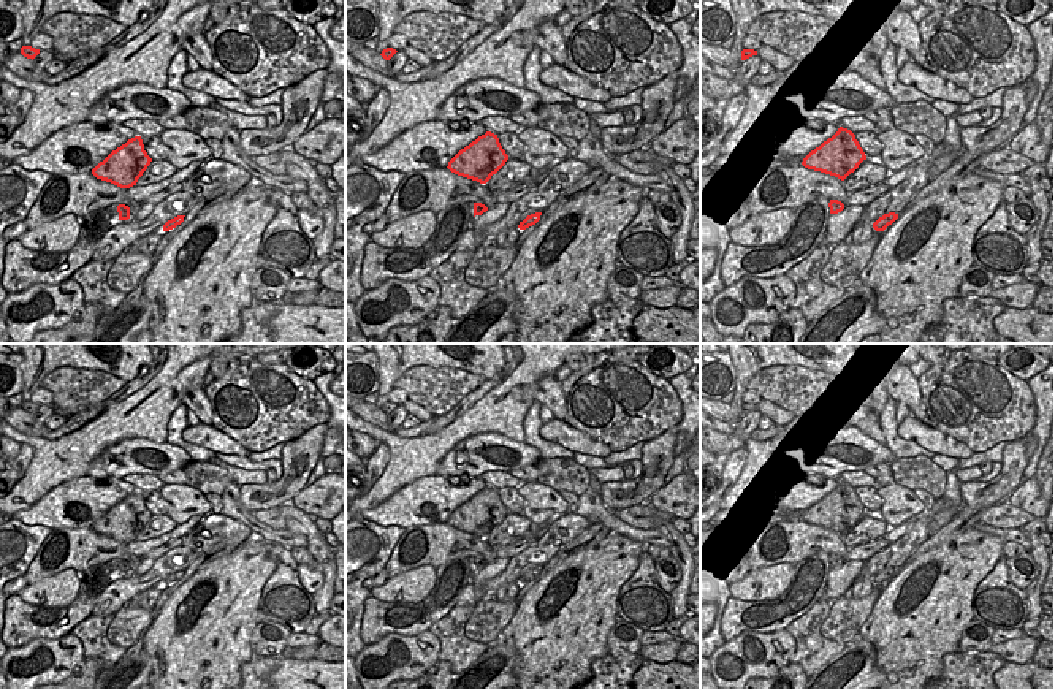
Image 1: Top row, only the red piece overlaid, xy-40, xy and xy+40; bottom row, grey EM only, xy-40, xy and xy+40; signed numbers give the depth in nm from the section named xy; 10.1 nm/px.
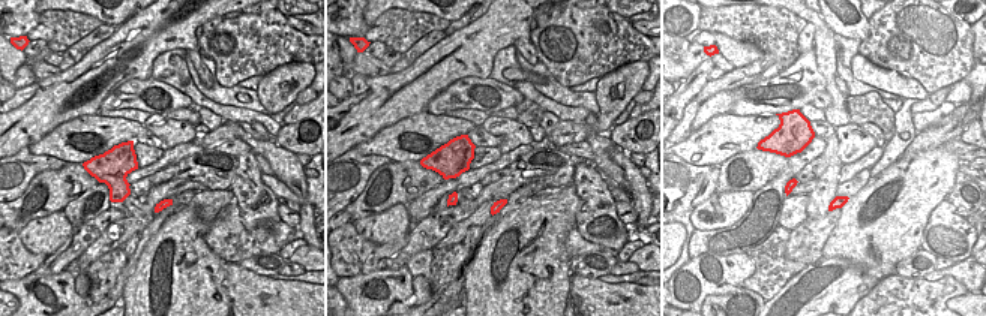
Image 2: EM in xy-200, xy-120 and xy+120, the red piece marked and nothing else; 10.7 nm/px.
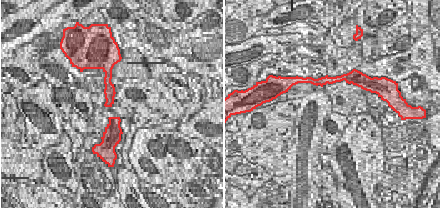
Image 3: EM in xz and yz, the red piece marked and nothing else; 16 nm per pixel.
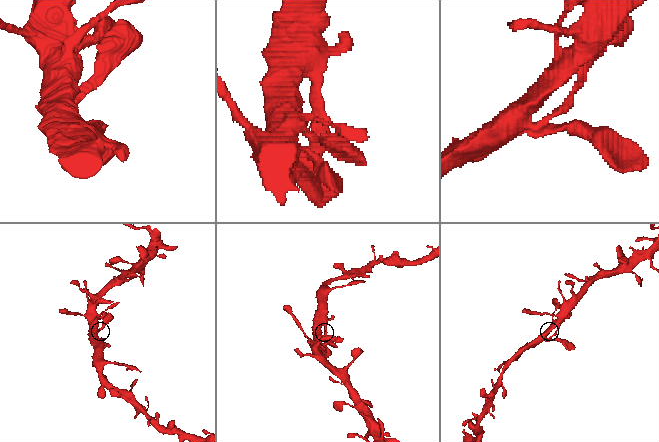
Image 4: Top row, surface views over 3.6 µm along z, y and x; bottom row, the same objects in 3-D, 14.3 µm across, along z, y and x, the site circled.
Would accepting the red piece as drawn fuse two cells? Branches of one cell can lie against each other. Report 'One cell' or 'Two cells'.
One cell.

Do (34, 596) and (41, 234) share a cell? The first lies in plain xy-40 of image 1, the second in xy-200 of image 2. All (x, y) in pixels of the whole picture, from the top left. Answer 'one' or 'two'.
one

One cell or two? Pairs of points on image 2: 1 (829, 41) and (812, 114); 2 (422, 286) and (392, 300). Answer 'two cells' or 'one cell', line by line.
1: two cells
2: two cells

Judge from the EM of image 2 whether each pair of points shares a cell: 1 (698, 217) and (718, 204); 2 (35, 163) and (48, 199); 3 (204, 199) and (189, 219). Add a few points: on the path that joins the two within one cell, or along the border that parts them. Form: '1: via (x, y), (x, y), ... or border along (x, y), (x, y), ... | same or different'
1: via (698, 211), (712, 210) | same
2: border along (69, 163), (57, 169), (39, 171), (15, 199) | different
3: border along (191, 202), (195, 205), (198, 216), (209, 223) | different

